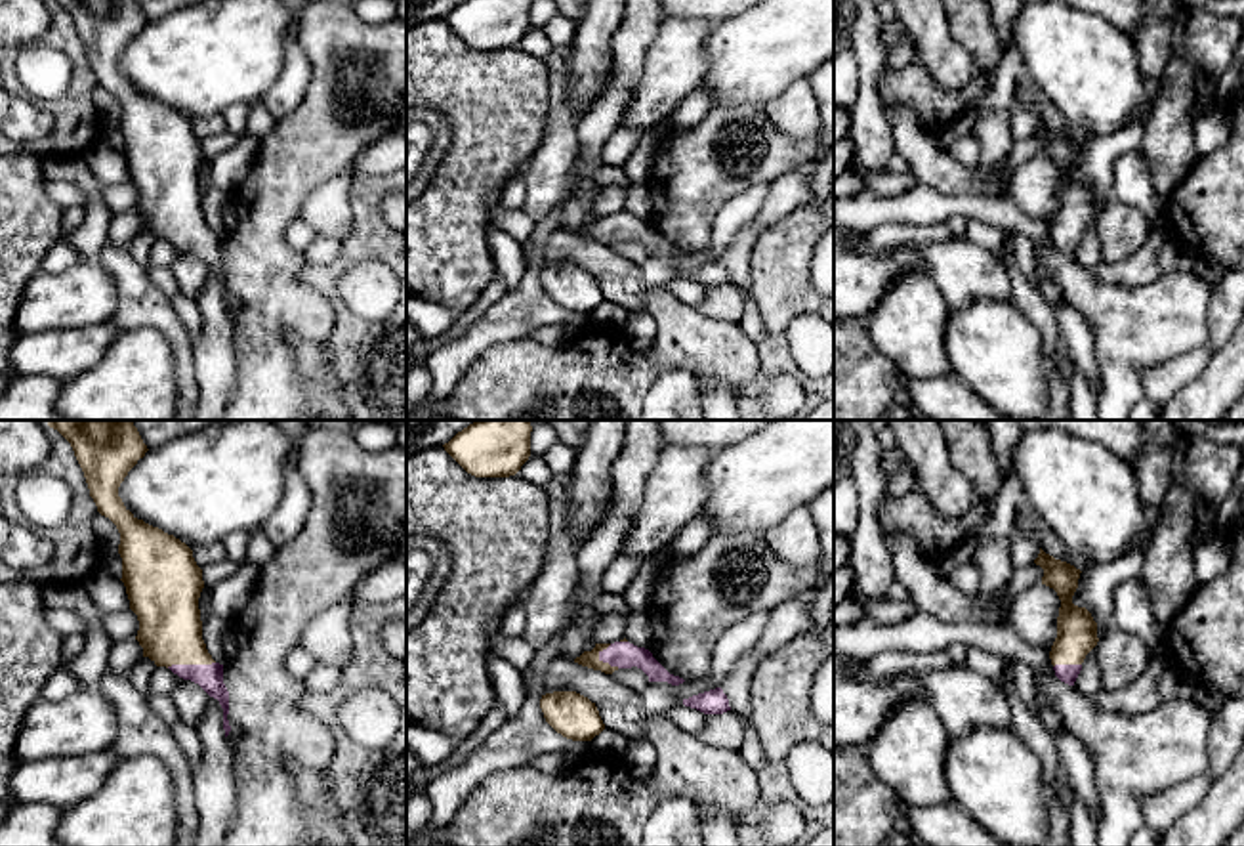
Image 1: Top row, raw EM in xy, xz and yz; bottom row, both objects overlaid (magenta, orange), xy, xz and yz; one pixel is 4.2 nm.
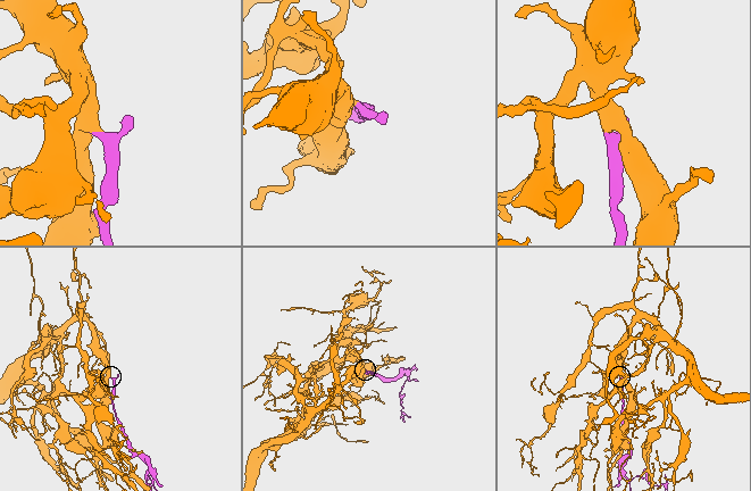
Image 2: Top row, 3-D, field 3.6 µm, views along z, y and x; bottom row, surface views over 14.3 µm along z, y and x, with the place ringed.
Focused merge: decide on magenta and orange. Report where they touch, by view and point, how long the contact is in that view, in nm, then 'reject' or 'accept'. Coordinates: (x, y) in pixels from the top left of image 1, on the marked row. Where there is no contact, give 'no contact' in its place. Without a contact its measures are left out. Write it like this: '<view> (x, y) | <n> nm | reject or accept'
xy (189, 665) | 200 nm | accept

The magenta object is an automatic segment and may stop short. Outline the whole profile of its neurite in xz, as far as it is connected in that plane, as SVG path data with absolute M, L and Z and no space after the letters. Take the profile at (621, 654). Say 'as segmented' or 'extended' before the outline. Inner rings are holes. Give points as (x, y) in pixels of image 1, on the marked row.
extended; M626 638L614 644L595 644L591 651L584 651L574 663L612 674L618 668L641 668L649 682L668 682L679 686L685 680L670 674L649 649L630 644Z

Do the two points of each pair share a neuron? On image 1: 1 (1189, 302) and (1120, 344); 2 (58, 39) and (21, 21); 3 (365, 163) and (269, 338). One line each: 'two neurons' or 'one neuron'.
1: one neuron
2: two neurons
3: two neurons

